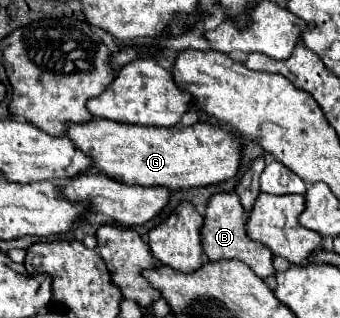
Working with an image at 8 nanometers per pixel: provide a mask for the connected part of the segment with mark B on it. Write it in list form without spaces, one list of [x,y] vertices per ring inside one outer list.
[[[215,193],[207,201],[205,209],[205,223],[201,227],[201,243],[203,251],[207,253],[209,261],[219,261],[219,259],[239,259],[247,263],[261,279],[269,277],[275,273],[273,269],[273,253],[265,247],[259,245],[257,241],[251,241],[245,233],[245,221],[247,221],[247,211],[239,203],[239,197],[235,193]]]

